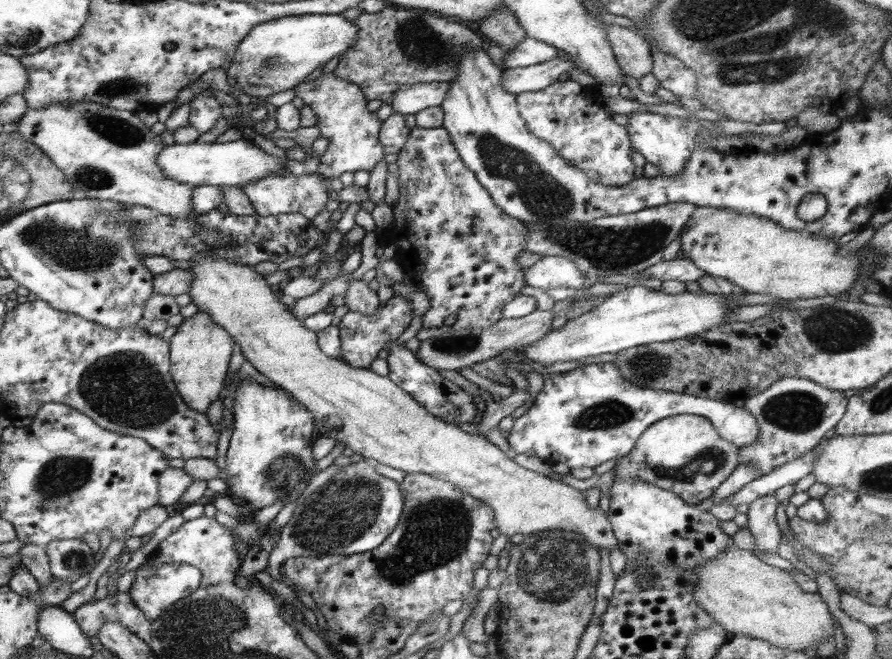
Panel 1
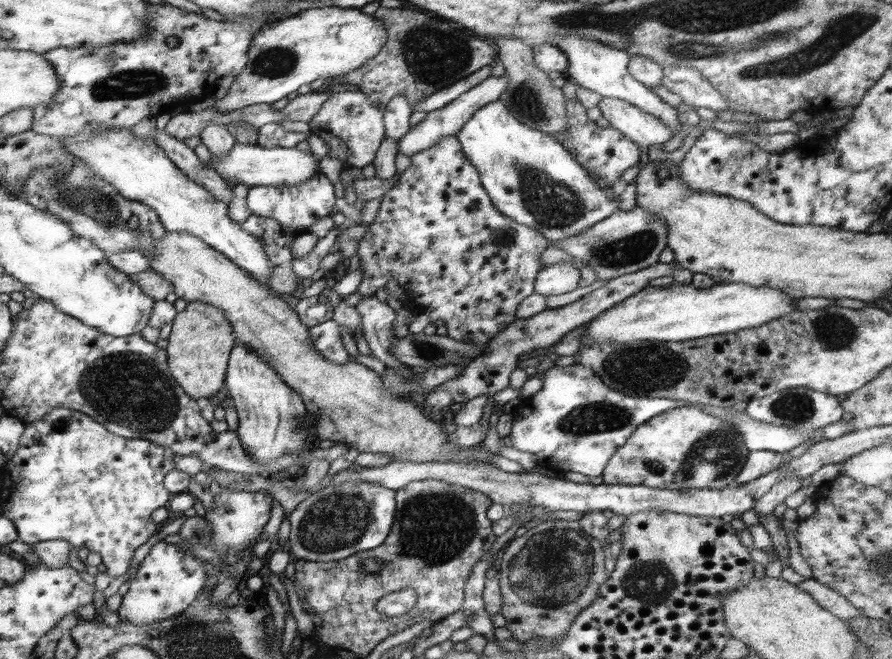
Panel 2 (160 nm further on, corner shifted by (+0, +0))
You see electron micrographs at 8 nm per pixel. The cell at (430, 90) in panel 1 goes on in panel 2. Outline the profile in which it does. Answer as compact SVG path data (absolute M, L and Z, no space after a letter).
M493 62L488 66L483 66L478 69L474 74L470 74L462 80L458 80L450 86L446 86L446 89L440 89L428 97L424 97L420 103L412 106L414 111L418 112L432 112L433 110L440 110L443 106L446 106L449 102L454 101L458 96L469 92L474 86L480 82L484 82L492 75Z

